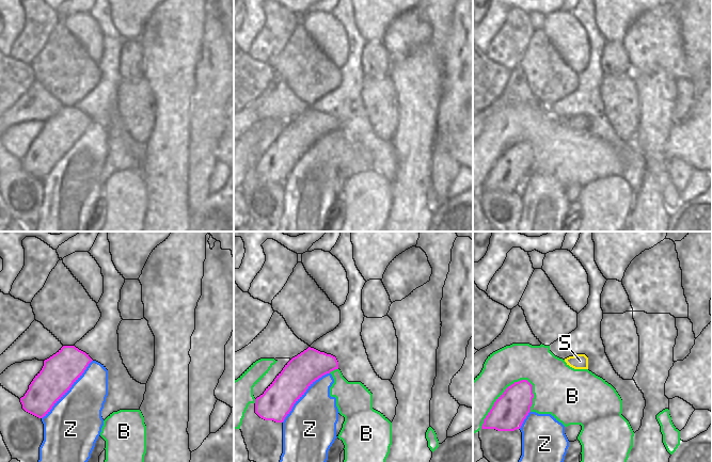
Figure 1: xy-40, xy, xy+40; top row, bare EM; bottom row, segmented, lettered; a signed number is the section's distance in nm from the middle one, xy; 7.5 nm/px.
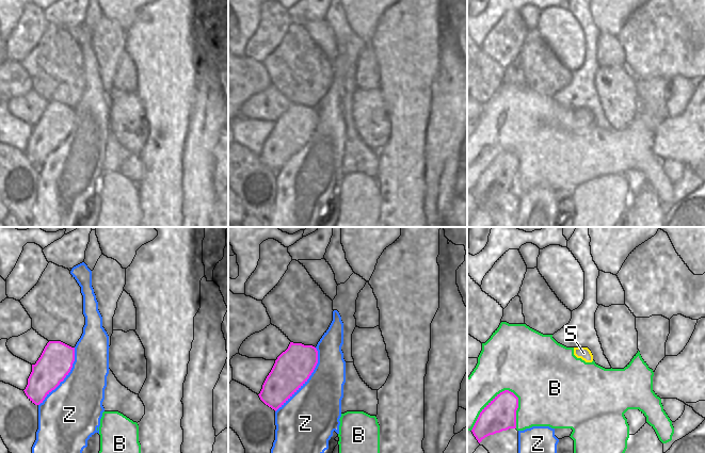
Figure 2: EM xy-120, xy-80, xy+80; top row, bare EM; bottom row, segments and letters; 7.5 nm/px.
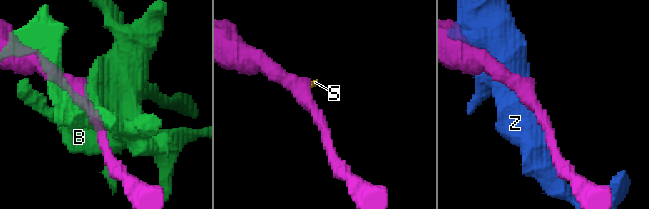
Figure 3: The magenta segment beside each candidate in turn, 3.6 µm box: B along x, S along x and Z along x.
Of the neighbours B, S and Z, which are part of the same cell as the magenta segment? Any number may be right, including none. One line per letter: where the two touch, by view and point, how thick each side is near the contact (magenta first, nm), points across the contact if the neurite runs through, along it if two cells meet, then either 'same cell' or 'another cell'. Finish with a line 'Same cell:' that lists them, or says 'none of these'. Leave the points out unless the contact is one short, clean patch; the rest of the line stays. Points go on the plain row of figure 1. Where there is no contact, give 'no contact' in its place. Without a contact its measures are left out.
B: meets magenta in xy+40 at (502, 156); 260 nm thick on the magenta side, 300 nm on the other; another cell
S: no contact; same cell
Z: meets magenta in xy-40 at (68, 150); 260 nm thick on the magenta side, 400 nm on the other; another cell
Same cell: S

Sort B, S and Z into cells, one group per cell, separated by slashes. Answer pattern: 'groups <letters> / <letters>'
groups B / S / Z

